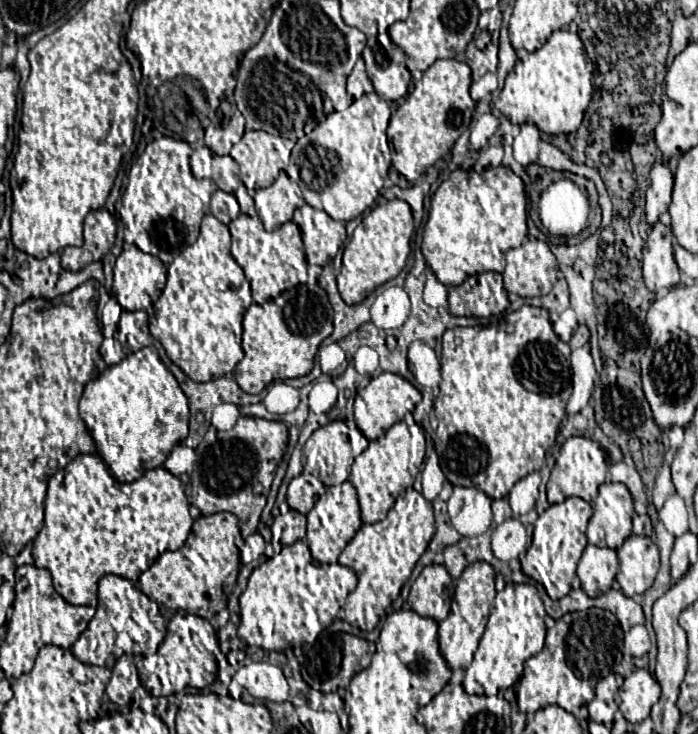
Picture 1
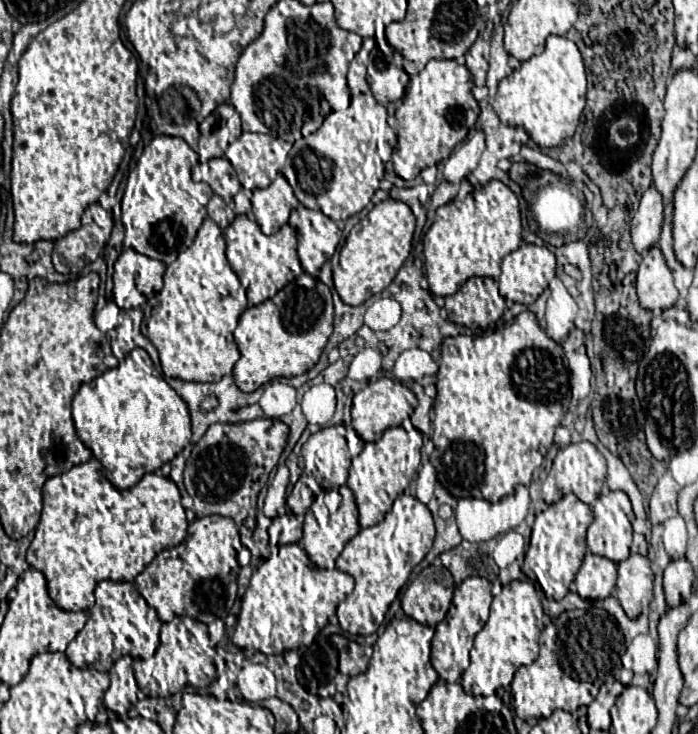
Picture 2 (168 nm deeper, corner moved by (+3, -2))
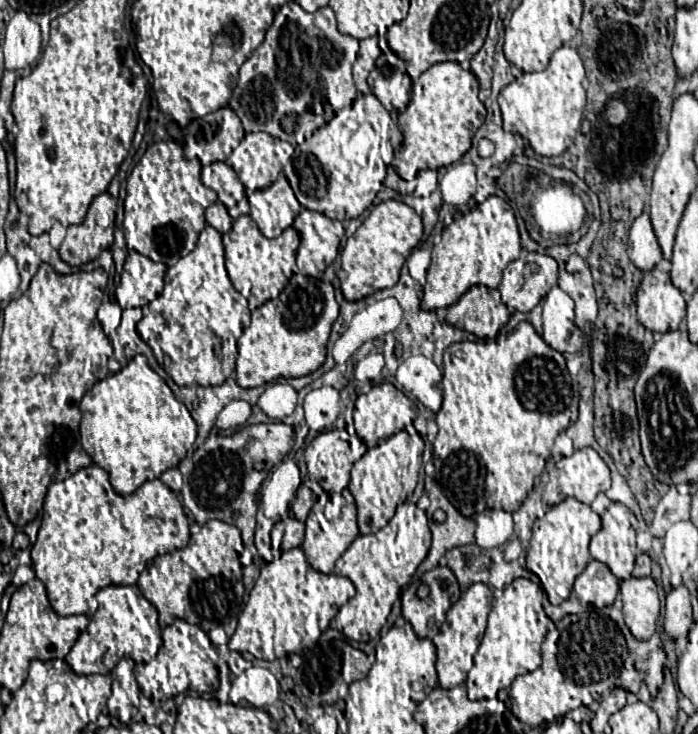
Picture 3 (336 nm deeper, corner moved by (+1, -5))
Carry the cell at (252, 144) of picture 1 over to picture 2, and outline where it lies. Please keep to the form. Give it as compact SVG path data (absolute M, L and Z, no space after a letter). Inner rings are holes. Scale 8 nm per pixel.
M243 132L225 152L243 188L267 188L284 165L292 145L280 138Z

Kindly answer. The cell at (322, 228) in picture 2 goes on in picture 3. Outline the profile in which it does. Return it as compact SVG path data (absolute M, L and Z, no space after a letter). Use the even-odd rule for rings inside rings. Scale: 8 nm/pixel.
M303 209L293 227L299 231L301 245L297 249L297 267L302 274L320 278L327 265L333 263L345 235L343 223L329 219L317 211Z

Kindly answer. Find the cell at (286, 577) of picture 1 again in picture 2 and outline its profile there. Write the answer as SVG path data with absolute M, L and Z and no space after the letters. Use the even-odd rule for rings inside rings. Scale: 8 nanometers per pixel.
M299 544L281 546L275 556L265 560L257 572L251 576L247 592L241 600L241 612L237 618L237 626L230 638L232 644L239 649L245 648L249 652L263 652L263 654L283 654L285 650L299 648L301 644L309 646L315 640L319 630L328 624L329 616L335 614L338 605L354 590L355 581L349 574L341 570L317 568L307 558L305 550Z

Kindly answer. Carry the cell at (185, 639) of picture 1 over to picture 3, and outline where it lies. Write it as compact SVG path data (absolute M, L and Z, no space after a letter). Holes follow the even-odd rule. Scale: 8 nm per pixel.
M183 619L162 630L162 646L156 659L146 664L137 664L135 678L141 693L153 702L162 702L187 690L199 693L212 692L220 687L220 674L223 680L230 680L231 671L219 656L208 634L197 625Z

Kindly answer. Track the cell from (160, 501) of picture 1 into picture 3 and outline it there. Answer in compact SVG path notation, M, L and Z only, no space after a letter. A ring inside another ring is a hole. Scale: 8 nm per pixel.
M89 465L79 469L65 481L55 481L49 485L43 521L39 527L37 541L31 549L35 575L43 581L47 589L49 603L59 615L93 615L98 608L96 593L107 585L135 585L139 573L145 569L147 561L155 555L173 553L189 543L189 521L183 513L183 505L175 493L163 485L159 479L143 483L135 493L121 497L113 491L107 471L99 465Z

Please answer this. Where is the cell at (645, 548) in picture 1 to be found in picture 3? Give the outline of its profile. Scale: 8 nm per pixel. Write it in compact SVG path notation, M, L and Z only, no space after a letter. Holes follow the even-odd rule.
M629 577L621 583L621 597L625 625L629 627L635 639L647 641L657 629L661 611L655 581L651 577L645 579Z

